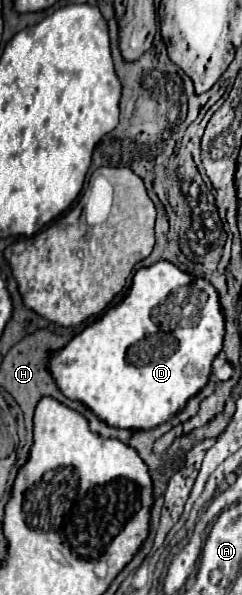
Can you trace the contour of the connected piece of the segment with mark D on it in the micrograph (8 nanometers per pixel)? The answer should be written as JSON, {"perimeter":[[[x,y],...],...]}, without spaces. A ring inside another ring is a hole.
{"perimeter":[[[160,260],[150,268],[140,268],[126,298],[100,320],[86,326],[60,352],[52,354],[48,368],[66,398],[84,402],[106,424],[128,430],[150,430],[174,418],[208,384],[212,362],[222,350],[224,334],[224,314],[216,288],[208,280],[190,276],[172,262]]]}

